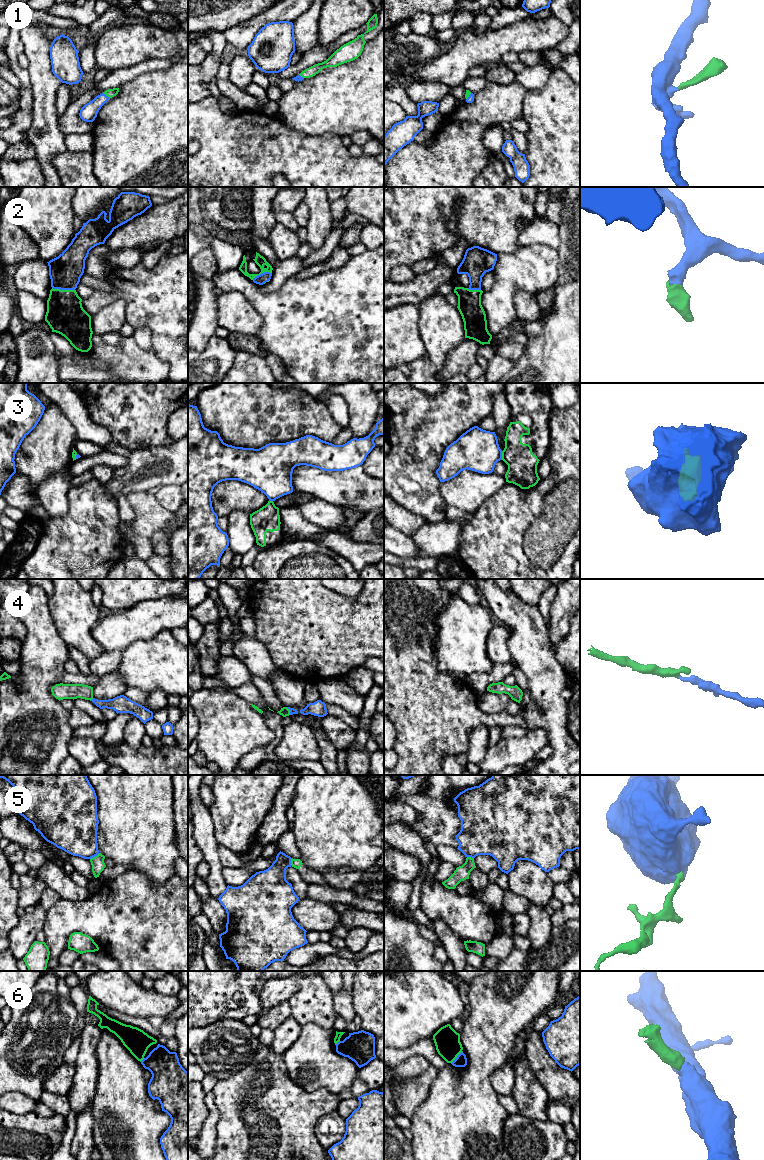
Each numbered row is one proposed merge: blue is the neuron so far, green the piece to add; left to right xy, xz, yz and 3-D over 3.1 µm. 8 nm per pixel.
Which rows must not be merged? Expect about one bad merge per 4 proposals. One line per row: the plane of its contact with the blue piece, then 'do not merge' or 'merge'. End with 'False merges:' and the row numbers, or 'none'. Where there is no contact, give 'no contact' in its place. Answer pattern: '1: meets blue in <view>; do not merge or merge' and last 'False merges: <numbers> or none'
1: meets blue in xy; merge
2: meets blue in xy; merge
3: meets blue in yz; do not merge
4: meets blue in xy; merge
5: meets blue in xy; do not merge
6: meets blue in yz; merge
False merges: 3, 5

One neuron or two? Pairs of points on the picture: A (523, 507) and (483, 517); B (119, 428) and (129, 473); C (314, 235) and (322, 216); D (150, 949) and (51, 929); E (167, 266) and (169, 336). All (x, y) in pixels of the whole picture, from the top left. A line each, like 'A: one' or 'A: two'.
A: one
B: two
C: one
D: one
E: one

